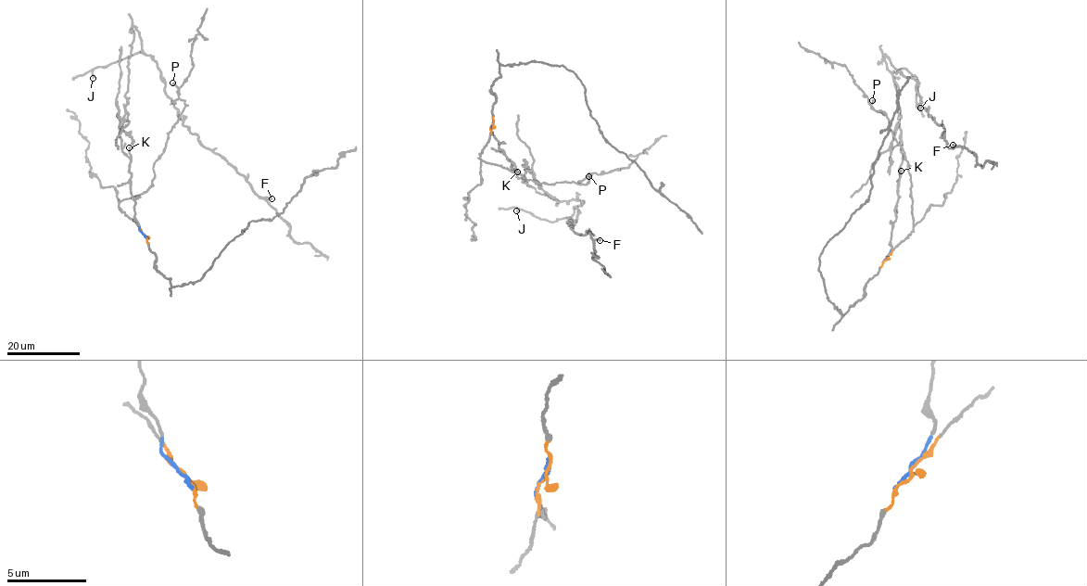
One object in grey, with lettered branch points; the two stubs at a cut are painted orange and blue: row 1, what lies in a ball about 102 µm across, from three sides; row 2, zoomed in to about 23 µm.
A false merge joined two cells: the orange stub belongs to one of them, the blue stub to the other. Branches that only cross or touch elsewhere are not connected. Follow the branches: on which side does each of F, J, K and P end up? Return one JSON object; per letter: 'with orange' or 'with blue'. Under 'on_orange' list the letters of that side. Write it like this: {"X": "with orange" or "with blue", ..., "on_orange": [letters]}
{"F": "with blue", "J": "with blue", "K": "with blue", "P": "with orange", "on_orange": ["P"]}

